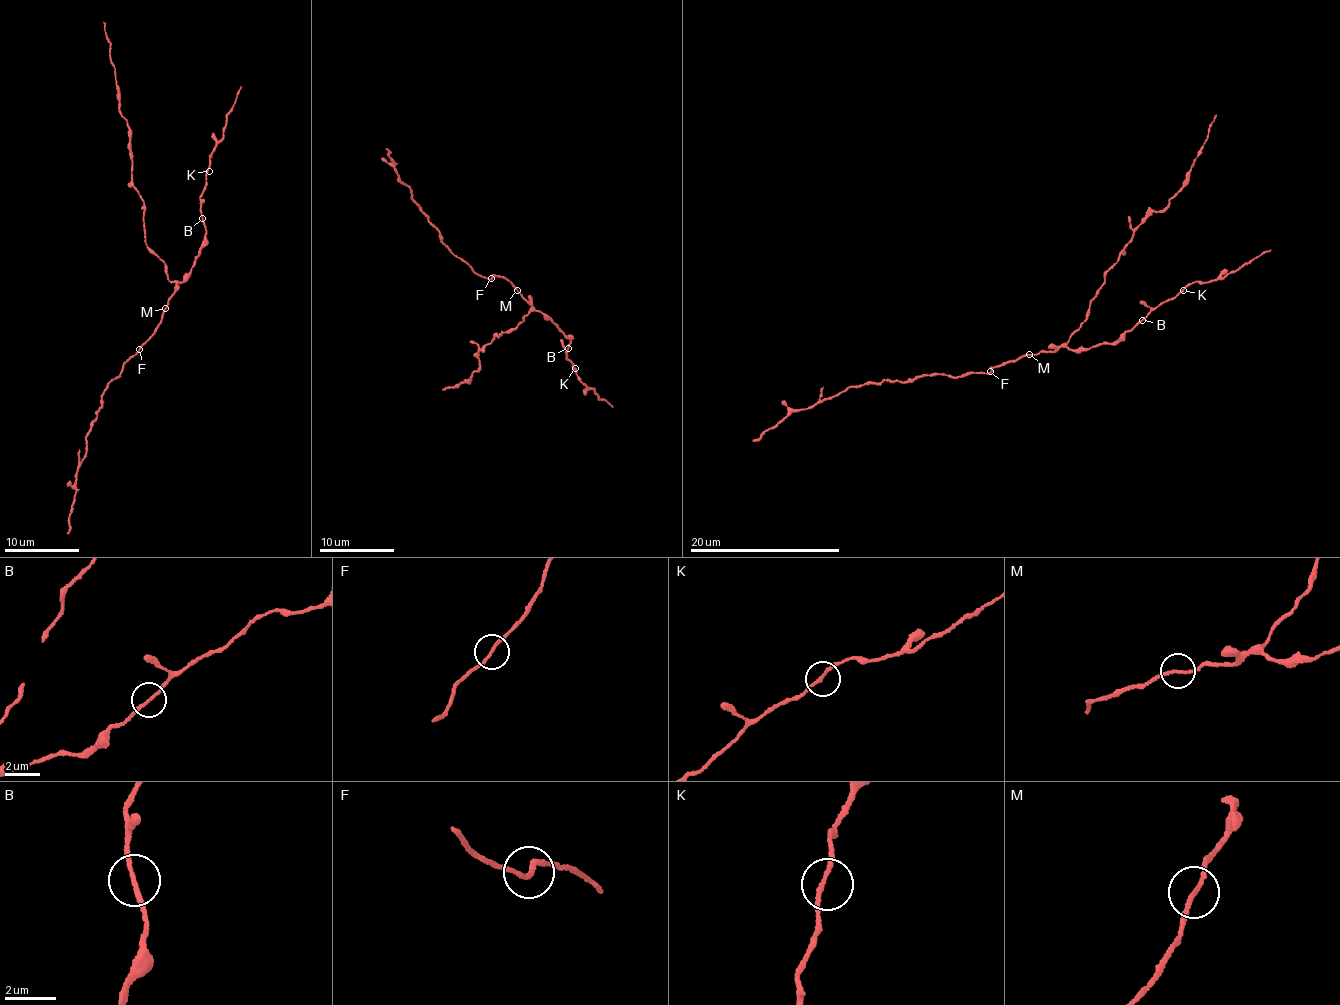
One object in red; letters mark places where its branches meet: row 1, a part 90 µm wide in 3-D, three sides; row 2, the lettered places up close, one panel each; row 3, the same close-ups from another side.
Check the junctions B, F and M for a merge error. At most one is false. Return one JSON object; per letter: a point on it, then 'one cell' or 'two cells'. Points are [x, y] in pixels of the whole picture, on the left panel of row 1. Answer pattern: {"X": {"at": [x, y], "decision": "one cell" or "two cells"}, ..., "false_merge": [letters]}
{"B": {"at": [202, 218], "decision": "one cell"}, "F": {"at": [139, 349], "decision": "one cell"}, "M": {"at": [165, 308], "decision": "one cell"}, "false_merge": []}

